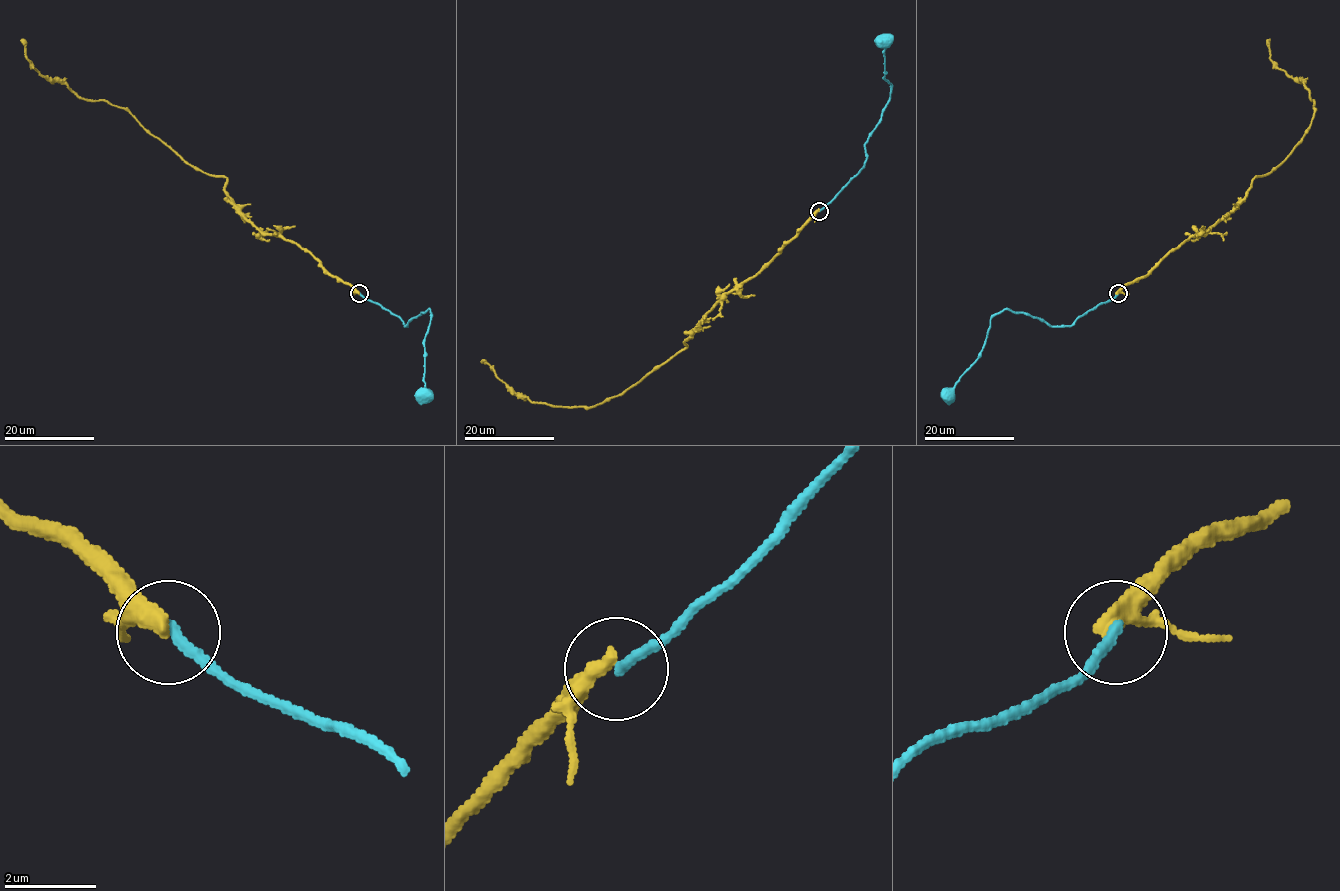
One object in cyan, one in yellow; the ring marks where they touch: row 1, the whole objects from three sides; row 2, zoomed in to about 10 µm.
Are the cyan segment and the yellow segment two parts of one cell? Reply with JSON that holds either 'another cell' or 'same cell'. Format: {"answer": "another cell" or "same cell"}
{"answer": "another cell"}

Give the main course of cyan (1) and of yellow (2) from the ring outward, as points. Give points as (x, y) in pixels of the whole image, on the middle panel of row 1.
1: (819, 211), (865, 163), (865, 142), (880, 118), (890, 96), (891, 84), (884, 78), (885, 38)
2: (819, 211), (763, 267), (706, 314), (685, 341), (686, 347), (603, 402), (588, 407), (531, 402), (482, 363)

